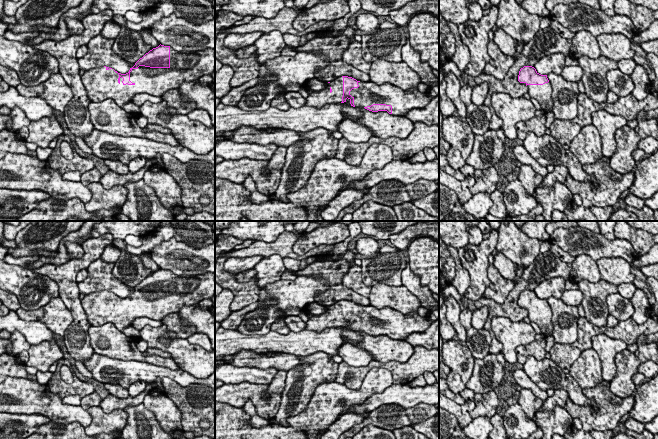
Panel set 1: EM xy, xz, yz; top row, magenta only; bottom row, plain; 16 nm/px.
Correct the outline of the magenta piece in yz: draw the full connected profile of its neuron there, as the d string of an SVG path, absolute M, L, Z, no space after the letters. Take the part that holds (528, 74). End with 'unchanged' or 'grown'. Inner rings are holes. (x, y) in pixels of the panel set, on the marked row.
M524 66L519 71L518 81L527 86L528 94L539 102L545 113L552 112L552 87L547 75L539 74L532 66Z; grown

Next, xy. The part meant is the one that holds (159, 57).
M159 45L140 58L126 74L109 67L99 67L85 71L81 77L91 102L113 99L119 107L132 102L136 94L147 93L160 97L165 92L178 88L184 81L191 82L215 70L215 48L195 52L178 52L170 46Z; grown

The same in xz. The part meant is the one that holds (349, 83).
M341 76L331 82L326 82L326 86L320 92L314 92L306 98L306 106L321 108L326 104L338 104L346 102L348 98L353 107L363 107L372 112L387 111L392 115L405 115L414 108L424 108L433 98L429 92L421 93L416 88L404 91L390 83L377 85L373 82L360 82L348 76Z; grown

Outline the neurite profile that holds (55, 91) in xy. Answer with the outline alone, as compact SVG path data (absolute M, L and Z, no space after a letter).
M60 73L51 74L46 81L37 86L19 84L16 89L24 97L44 99L48 105L60 112L64 112L65 106L73 98L71 88Z

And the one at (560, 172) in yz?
M556 165L554 170L543 178L542 183L538 187L551 187L556 181L564 182L568 173L567 167Z

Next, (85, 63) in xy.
M101 34L87 44L88 53L77 59L80 69L88 71L99 67L109 67L121 74L126 74L135 65L128 63L112 51L113 39L106 39Z

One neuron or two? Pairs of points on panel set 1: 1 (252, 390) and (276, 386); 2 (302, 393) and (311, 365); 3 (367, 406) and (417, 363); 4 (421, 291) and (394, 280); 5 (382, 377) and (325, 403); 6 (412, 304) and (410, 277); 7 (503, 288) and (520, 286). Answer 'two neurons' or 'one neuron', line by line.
1: two neurons
2: one neuron
3: two neurons
4: two neurons
5: one neuron
6: two neurons
7: two neurons

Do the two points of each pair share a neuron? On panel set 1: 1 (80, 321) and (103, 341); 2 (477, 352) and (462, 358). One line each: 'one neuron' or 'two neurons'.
1: two neurons
2: two neurons

